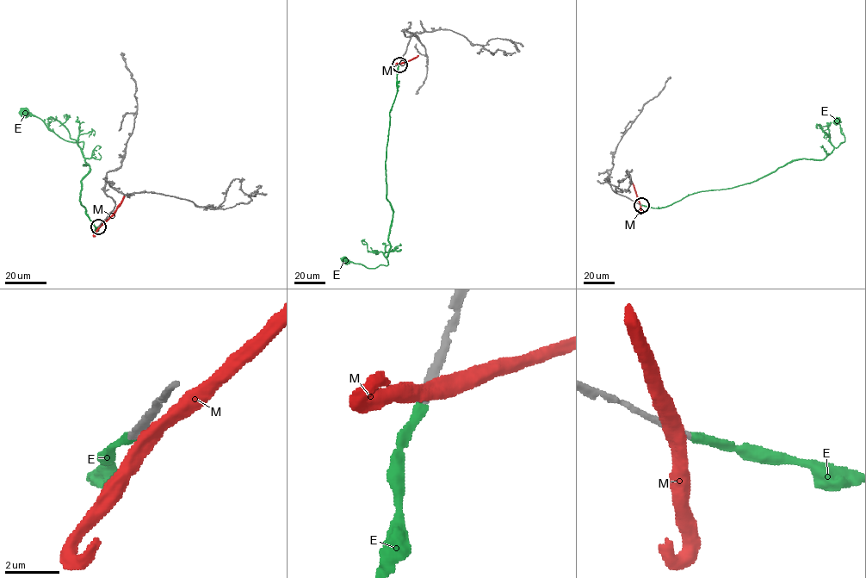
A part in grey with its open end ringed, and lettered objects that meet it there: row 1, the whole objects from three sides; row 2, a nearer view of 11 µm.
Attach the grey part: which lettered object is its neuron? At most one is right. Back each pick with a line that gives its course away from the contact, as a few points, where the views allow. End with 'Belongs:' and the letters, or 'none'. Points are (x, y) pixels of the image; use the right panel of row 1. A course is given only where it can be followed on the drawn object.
E: it runs (640, 205), (664, 208), (699, 191), (749, 183), (794, 161), (824, 158), (844, 141), (837, 121)
Belongs: E

